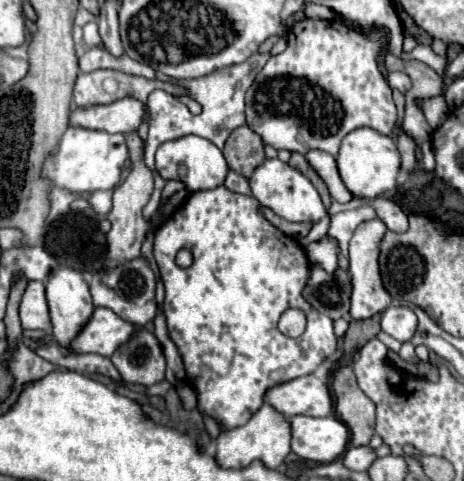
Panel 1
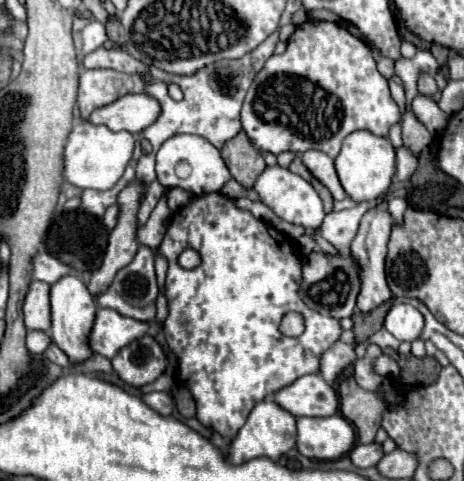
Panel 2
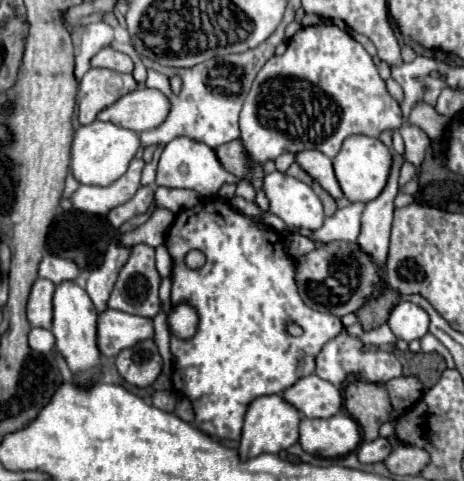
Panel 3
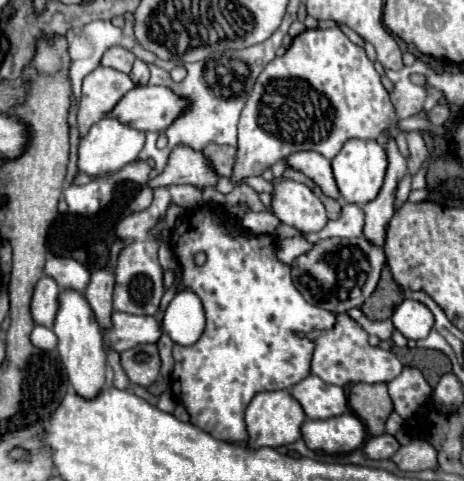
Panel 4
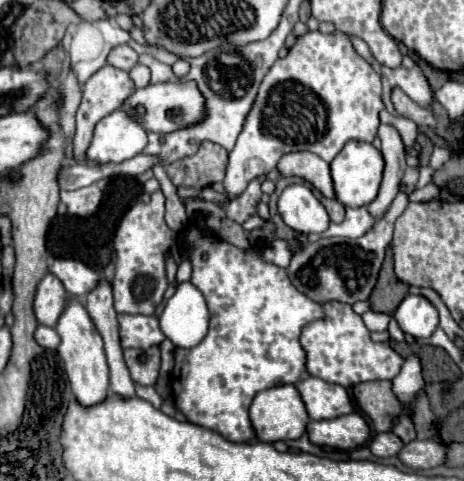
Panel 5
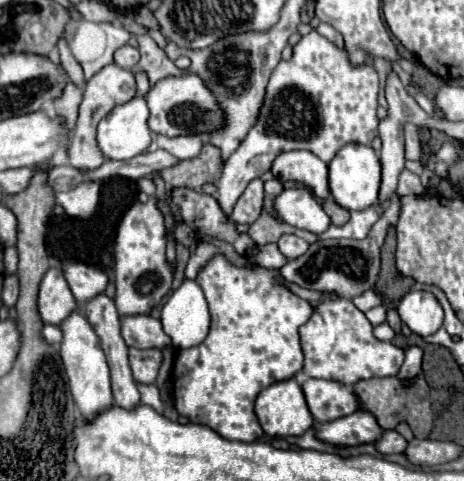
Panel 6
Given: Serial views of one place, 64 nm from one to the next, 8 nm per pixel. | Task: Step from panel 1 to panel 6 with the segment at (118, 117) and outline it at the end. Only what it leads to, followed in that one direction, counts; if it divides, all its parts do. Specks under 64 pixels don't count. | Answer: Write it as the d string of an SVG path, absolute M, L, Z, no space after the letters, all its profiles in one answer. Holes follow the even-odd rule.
M196 74L168 76L162 78L150 92L144 96L150 108L150 130L164 134L168 138L176 136L194 136L200 132L216 132L224 126L224 110L216 104L216 96L208 92L208 86Z

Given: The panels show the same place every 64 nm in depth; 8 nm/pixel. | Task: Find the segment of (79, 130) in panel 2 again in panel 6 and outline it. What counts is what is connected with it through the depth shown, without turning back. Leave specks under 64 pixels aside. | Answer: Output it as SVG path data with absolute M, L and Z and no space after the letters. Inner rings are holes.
M138 94L130 102L116 106L98 126L98 144L106 158L128 160L148 150L152 138L148 128L150 110Z

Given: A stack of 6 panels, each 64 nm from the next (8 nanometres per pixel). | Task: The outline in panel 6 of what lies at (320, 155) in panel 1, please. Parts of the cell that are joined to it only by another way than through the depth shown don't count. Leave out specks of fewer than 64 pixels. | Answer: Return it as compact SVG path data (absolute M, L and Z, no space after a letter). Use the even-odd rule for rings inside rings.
M308 150L282 152L272 162L272 174L276 178L320 178L320 198L328 198L328 166Z

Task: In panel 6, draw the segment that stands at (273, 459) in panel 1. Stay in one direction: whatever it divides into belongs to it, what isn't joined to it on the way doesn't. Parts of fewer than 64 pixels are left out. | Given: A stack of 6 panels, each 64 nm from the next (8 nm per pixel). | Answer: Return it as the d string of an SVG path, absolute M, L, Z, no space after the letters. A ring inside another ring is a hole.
M296 376L262 390L256 400L256 416L266 436L300 436L314 424Z

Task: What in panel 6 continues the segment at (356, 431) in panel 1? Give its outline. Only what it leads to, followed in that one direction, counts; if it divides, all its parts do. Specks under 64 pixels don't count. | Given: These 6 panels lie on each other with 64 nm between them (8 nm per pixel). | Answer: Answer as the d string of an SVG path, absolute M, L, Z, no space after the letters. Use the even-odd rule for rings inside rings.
M420 372L416 378L412 378L410 382L400 380L398 376L386 376L386 378L372 378L372 380L360 380L354 384L354 392L358 394L362 406L366 410L370 410L376 418L378 424L384 430L392 430L396 428L400 422L406 422L416 438L426 438L428 432L432 430L432 422L434 422L434 414L430 408L430 388L424 380L424 374Z

